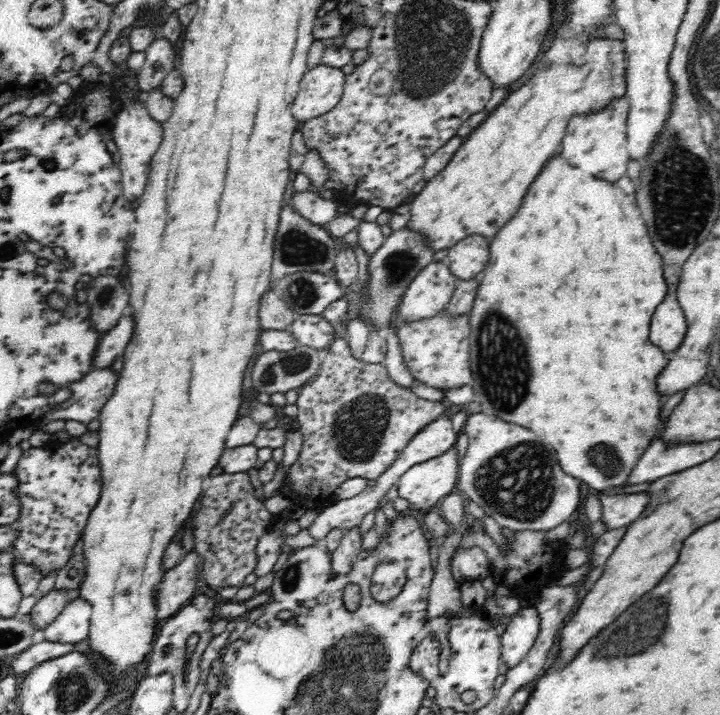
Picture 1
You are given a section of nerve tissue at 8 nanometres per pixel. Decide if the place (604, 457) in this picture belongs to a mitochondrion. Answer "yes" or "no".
yes

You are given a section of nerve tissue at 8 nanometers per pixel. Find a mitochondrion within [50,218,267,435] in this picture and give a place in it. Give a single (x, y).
(106, 302)

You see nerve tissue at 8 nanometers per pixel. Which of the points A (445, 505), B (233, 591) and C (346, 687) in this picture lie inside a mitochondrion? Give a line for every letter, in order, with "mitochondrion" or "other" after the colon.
A: other
B: other
C: mitochondrion

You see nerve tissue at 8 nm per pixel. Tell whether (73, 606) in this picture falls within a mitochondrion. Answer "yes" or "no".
no

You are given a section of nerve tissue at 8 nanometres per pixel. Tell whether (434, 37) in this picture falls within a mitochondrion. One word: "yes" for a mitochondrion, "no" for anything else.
yes

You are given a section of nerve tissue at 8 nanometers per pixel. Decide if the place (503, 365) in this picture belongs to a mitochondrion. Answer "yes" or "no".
yes

